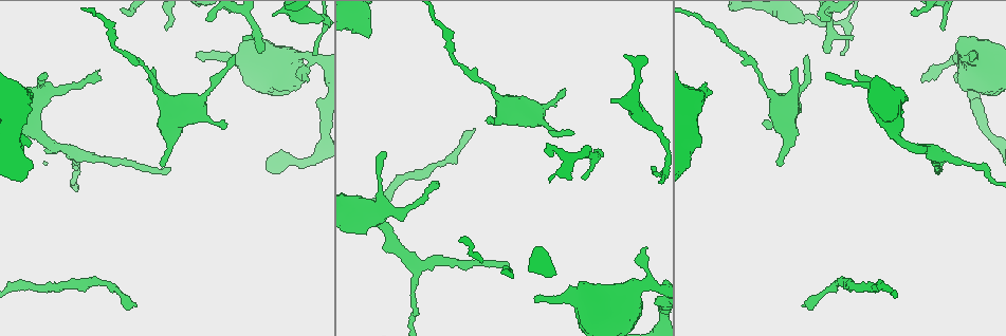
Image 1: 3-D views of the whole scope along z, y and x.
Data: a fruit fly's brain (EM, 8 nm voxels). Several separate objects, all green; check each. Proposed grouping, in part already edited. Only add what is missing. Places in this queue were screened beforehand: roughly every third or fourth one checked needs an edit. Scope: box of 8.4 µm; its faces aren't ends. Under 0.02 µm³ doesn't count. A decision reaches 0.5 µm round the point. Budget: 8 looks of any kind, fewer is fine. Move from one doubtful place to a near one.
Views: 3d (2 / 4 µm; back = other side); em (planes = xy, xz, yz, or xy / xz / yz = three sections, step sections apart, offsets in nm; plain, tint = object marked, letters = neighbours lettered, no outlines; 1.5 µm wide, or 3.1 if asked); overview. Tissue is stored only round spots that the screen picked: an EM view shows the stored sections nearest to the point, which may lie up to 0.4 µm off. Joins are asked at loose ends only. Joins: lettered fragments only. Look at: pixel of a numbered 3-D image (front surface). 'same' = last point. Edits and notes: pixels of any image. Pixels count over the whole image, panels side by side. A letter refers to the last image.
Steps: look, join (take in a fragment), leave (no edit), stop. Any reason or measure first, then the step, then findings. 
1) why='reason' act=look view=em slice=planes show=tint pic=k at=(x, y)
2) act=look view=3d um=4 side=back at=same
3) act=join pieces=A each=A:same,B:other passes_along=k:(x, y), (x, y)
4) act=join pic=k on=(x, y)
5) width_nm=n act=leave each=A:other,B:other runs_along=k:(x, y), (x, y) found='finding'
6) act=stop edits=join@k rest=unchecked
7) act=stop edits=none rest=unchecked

why='free end' act=look view=3d um=4 pic=1 at=(494, 122)

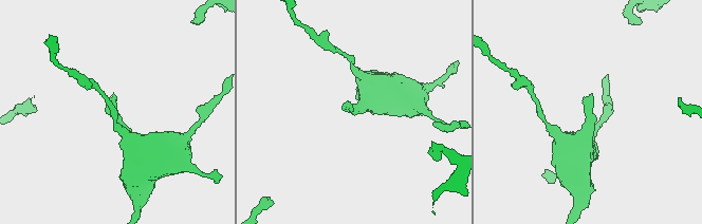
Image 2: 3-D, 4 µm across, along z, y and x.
act=look view=em slice=planes show=letters pic=2 at=(349, 111)

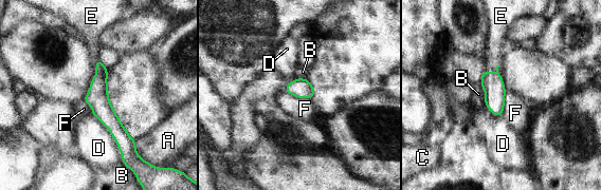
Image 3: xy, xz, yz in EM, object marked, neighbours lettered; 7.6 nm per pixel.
act=join pieces=E each=A:other,B:other,C:other,D:other,E:same,F:other found='the neuron continues'

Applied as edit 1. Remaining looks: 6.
why='branch stops here' act=look view=3d um=4 pic=1 at=(135, 304)

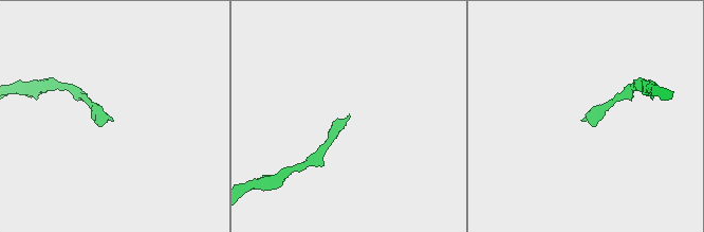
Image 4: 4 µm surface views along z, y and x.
why='now the EM' act=look view=em slice=xz step=8 show=letters pic=4 at=(113, 120)

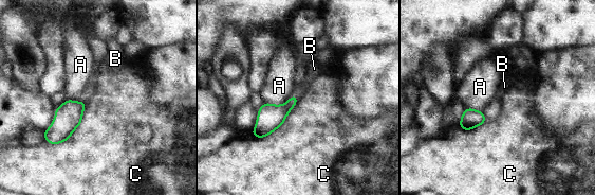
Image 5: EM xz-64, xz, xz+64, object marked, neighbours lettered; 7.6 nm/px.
act=join pieces=B each=A:other,B:same,C:other passes_along=5:(271, 117), (295, 95), (314, 69) found='the neuron continues'

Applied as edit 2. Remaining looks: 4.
act=stop edits=join@3,join@5 rest=unchecked

